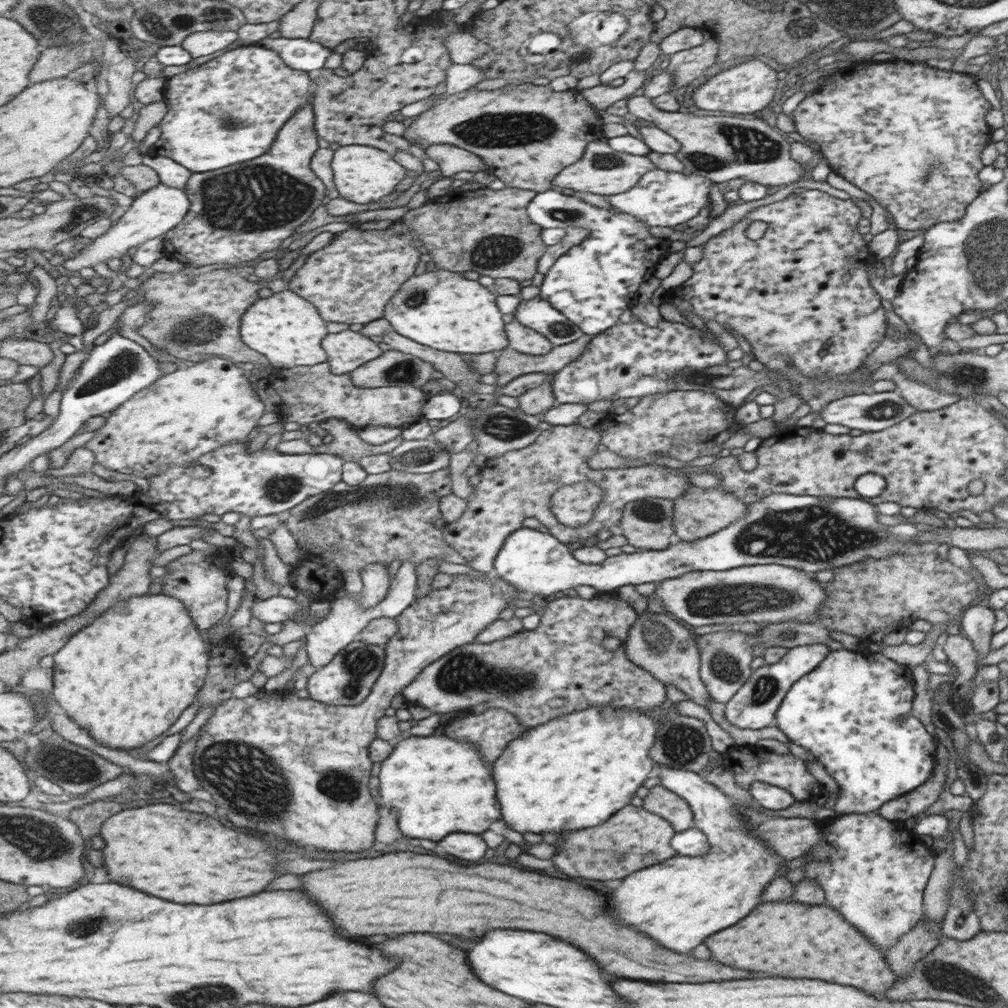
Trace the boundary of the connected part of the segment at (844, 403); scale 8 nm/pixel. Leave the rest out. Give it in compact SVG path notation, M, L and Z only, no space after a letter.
M897 390L891 392L874 392L872 394L855 394L845 396L838 400L829 402L819 412L809 412L800 417L796 422L797 427L812 427L813 419L821 417L825 424L841 424L847 428L857 428L863 433L876 433L880 430L888 429L898 422L904 421L905 418L911 417L916 413L916 408L905 402L903 396Z

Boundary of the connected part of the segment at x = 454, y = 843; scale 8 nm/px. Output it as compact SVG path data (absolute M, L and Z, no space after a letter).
M453 832L449 834L449 838L441 838L437 842L437 850L443 850L445 854L463 858L463 860L479 860L483 856L485 842L477 836L477 834L467 834L467 832Z

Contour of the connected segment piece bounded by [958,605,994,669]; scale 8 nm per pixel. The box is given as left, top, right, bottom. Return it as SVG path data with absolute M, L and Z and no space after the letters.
M973 605L969 610L965 610L965 614L959 619L959 632L965 638L969 638L973 642L973 648L977 650L977 661L975 668L982 667L979 659L983 658L989 652L989 644L991 638L991 629L993 628L993 612L989 607L981 607Z

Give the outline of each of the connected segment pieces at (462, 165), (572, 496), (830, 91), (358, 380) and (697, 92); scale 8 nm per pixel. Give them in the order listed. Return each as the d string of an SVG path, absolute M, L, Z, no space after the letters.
M435 144L425 147L427 158L438 164L442 177L451 177L452 174L467 171L470 173L479 170L489 170L483 160L468 150L450 144Z
M581 481L557 488L552 496L551 509L563 526L583 526L591 520L592 514L604 498L600 486Z
M889 60L881 63L857 62L844 70L828 74L819 87L807 94L798 103L791 115L795 133L802 136L803 139L818 144L819 151L827 161L830 170L842 176L847 182L850 182L859 190L863 190L865 194L875 200L886 213L891 215L897 229L925 231L940 222L953 222L957 218L963 217L964 213L967 212L967 206L977 197L977 192L979 192L982 183L977 180L977 172L982 169L981 162L979 162L979 152L989 142L989 128L983 120L987 108L989 108L989 104L979 94L975 80L969 74L936 68L918 61Z
M395 350L386 351L380 357L367 362L349 373L353 385L360 388L385 386L421 387L434 378L435 370L419 358L407 356Z
M756 56L711 76L691 92L688 98L699 111L722 110L726 114L753 116L753 112L763 110L771 102L775 94L775 84L777 78L773 69Z

